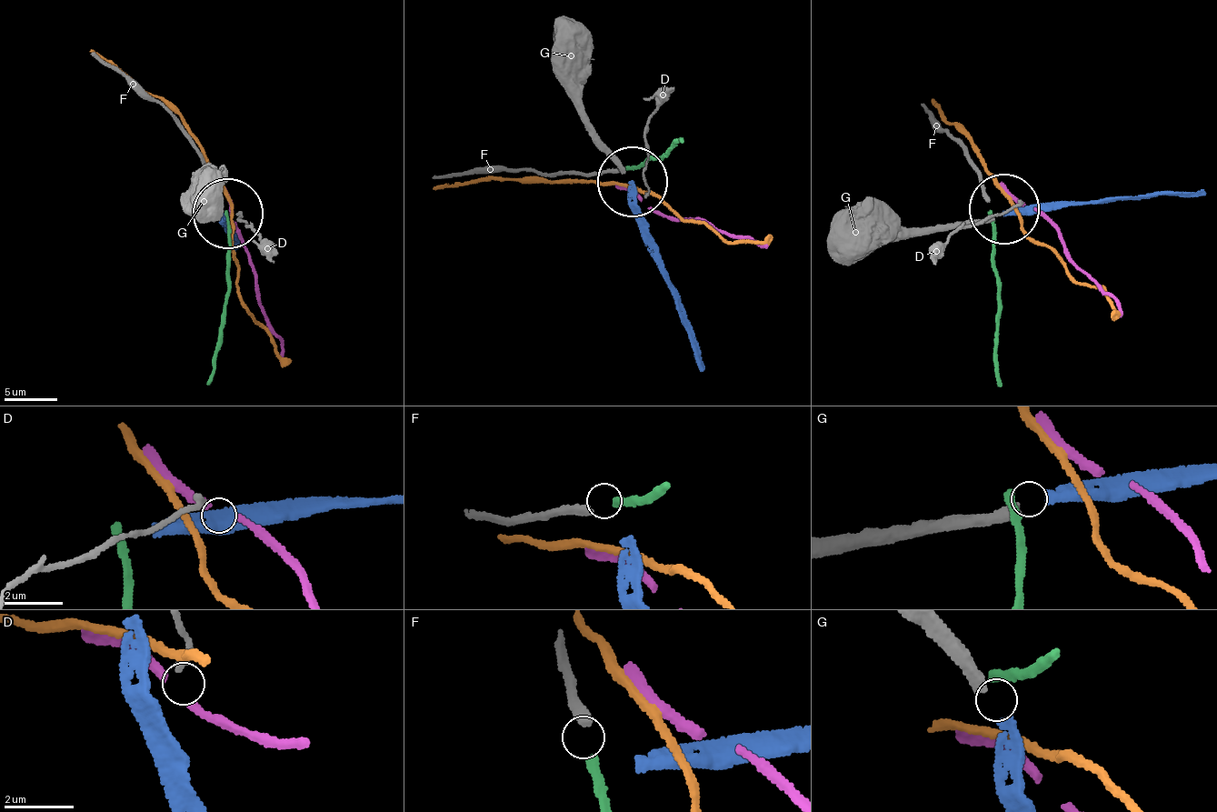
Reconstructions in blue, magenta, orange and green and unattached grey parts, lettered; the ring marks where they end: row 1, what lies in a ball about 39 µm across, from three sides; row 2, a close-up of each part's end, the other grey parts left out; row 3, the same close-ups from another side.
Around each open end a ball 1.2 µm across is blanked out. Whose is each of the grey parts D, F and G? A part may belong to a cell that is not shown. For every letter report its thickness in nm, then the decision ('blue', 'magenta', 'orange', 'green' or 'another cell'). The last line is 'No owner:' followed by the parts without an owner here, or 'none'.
D: 240 nm thick; another cell
F: 280 nm thick; green
G: 360 nm thick; blue
No owner: D

